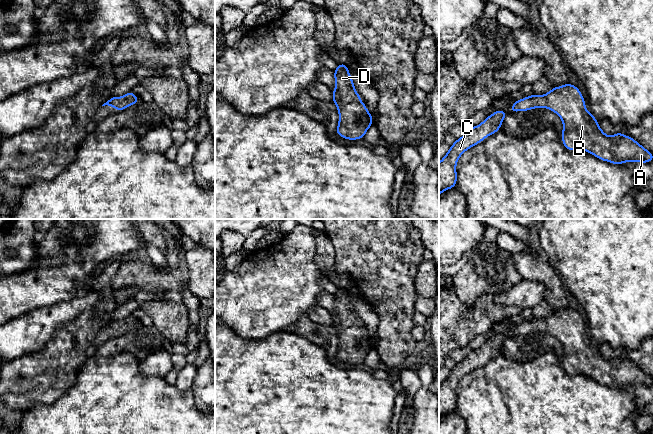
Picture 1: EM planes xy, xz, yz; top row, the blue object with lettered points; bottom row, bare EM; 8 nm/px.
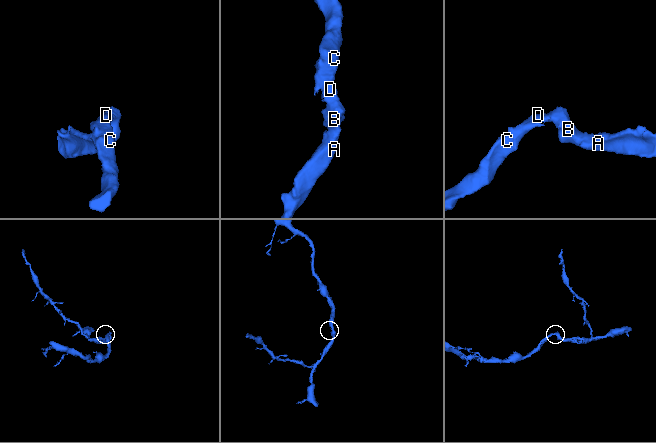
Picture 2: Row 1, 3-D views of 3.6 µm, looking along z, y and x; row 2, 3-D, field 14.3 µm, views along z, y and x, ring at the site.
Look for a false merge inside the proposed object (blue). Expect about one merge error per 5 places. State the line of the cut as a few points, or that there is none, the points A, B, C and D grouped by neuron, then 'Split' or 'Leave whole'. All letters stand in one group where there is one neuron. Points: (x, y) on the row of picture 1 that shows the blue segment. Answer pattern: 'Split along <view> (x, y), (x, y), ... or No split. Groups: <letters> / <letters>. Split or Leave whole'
No split. Groups: A B C D. Leave whole

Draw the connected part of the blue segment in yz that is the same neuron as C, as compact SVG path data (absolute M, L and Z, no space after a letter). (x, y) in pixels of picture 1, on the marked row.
M496 109L481 124L468 129L462 137L451 145L447 154L439 162L439 195L456 187L456 164L460 156L488 136L498 132L506 115L506 111Z

